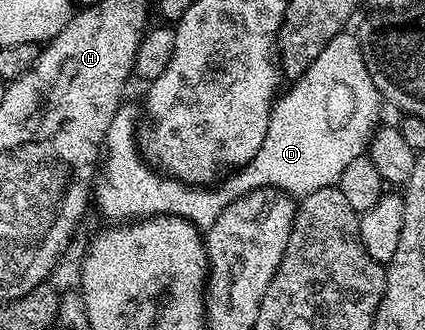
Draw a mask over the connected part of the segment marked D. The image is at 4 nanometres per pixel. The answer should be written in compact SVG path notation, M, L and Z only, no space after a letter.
M346 30L331 38L331 42L323 46L319 58L315 58L315 62L307 66L303 75L296 77L290 84L293 85L290 86L289 93L285 97L282 95L273 105L267 122L267 138L263 138L259 154L255 154L251 162L230 171L224 177L225 184L218 183L216 186L185 184L181 180L166 178L156 168L146 164L137 146L137 112L129 102L122 103L115 118L111 118L111 126L105 135L105 153L95 177L95 208L97 204L98 210L109 219L106 220L109 222L132 222L144 220L146 216L178 216L191 221L196 228L207 230L229 205L230 200L238 200L248 192L260 188L277 188L294 198L304 198L315 190L334 187L350 162L366 155L369 141L379 124L377 115L383 107L381 91L375 86L375 82L371 82L371 74L367 74L367 62L363 62L356 35Z

